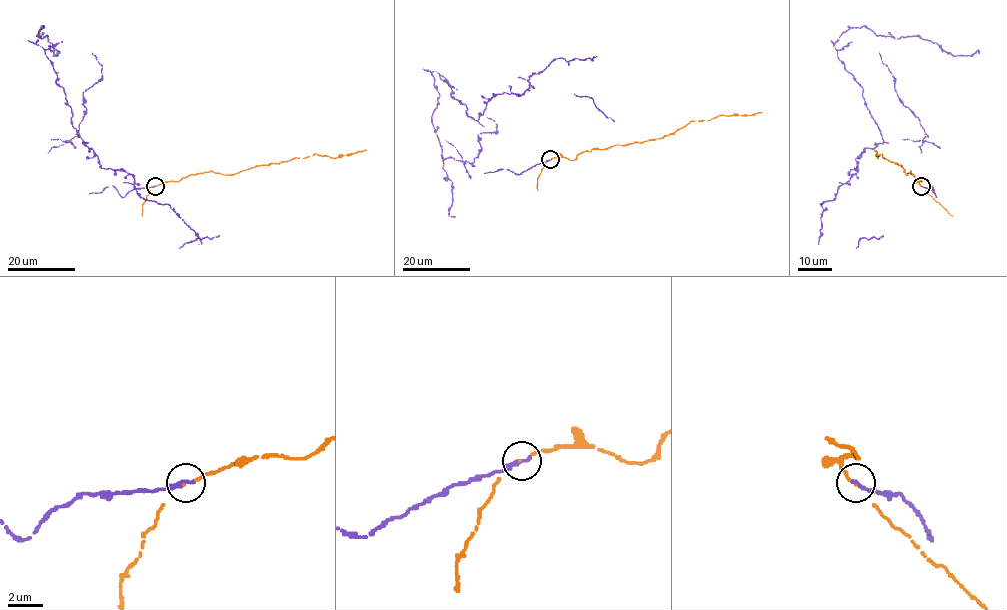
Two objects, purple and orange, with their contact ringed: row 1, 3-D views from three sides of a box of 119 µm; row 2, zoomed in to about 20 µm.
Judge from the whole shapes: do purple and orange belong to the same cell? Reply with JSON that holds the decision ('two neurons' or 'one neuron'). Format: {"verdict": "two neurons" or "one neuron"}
{"verdict": "two neurons"}

